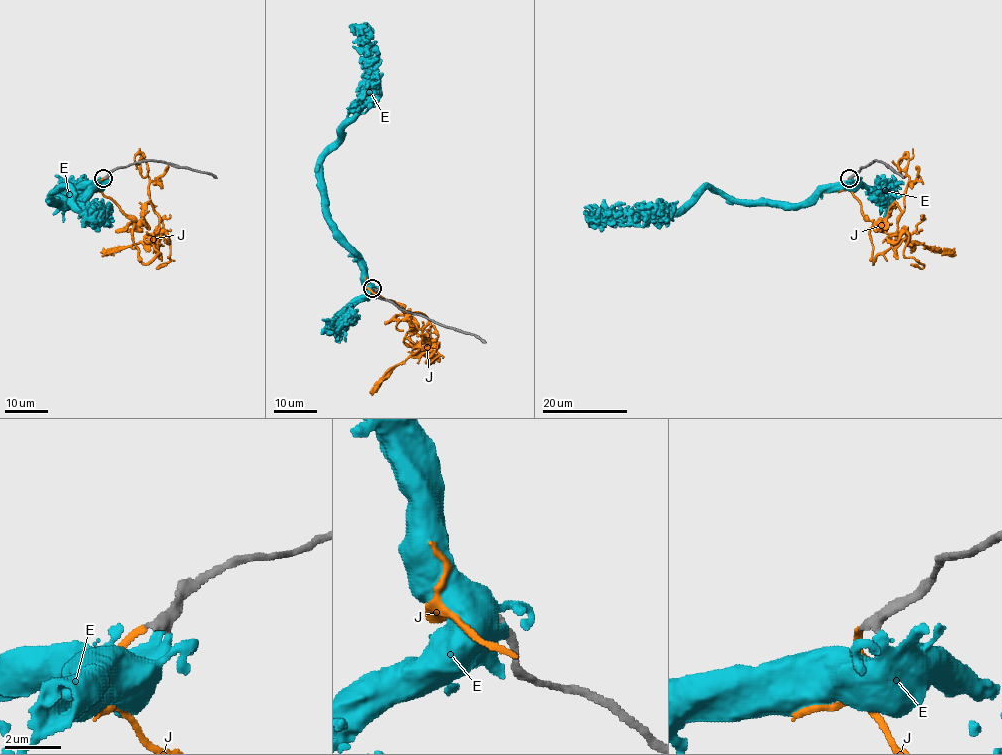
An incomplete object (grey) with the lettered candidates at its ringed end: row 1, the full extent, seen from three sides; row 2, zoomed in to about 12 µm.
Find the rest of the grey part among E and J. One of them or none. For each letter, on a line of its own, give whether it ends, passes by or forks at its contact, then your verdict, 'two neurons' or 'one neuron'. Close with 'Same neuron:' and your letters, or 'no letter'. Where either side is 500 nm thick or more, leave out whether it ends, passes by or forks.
E: it ends; two neurons
J: it ends; one neuron
Same neuron: J

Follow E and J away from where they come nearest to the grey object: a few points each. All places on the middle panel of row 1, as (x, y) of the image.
E: (376, 291), (365, 261), (336, 230), (322, 171), (322, 158), (362, 92), (365, 41), (372, 29), (367, 23)
J: (373, 287), (368, 287), (401, 305), (413, 329), (427, 338), (423, 334), (421, 349), (399, 363), (372, 394)

